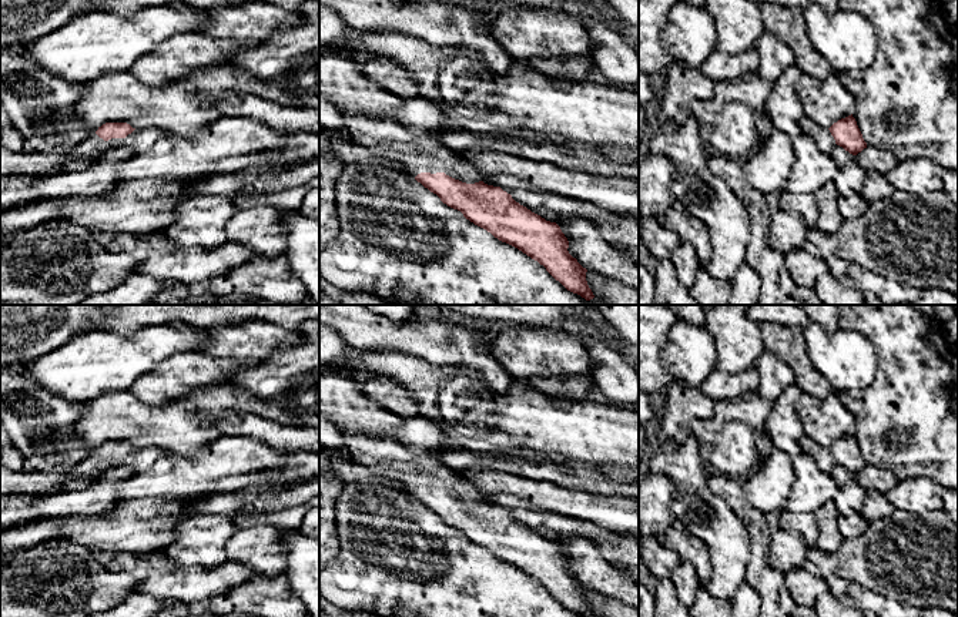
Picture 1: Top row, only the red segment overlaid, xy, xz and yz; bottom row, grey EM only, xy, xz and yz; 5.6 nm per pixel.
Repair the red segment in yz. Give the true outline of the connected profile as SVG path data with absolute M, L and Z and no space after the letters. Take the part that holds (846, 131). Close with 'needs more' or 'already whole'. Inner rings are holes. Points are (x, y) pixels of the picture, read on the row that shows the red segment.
M853 114L838 120L830 128L823 128L807 117L801 120L800 125L803 134L813 138L823 152L830 152L833 147L840 145L850 154L857 155L867 148Z; needs more

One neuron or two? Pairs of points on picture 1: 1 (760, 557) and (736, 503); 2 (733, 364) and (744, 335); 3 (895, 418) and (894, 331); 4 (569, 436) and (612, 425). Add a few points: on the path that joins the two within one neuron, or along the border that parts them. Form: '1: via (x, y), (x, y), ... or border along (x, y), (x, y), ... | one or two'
1: via (760, 545), (760, 533), (749, 516) | one
2: via (733, 356), (739, 342) | one
3: via (900, 396), (900, 352) | one
4: via (579, 432), (602, 432) | one

